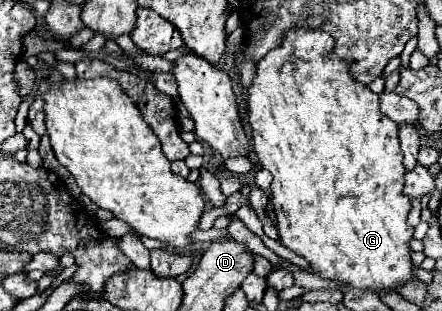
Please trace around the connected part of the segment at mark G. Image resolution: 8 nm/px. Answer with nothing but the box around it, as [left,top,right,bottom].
[248,26,414,292]

